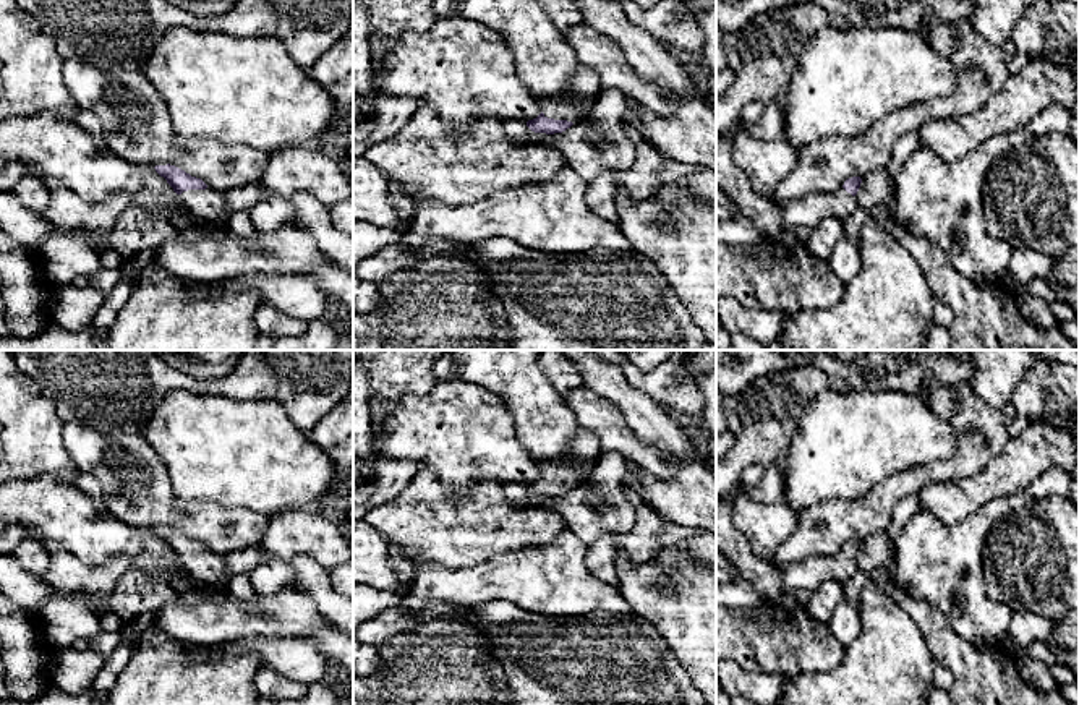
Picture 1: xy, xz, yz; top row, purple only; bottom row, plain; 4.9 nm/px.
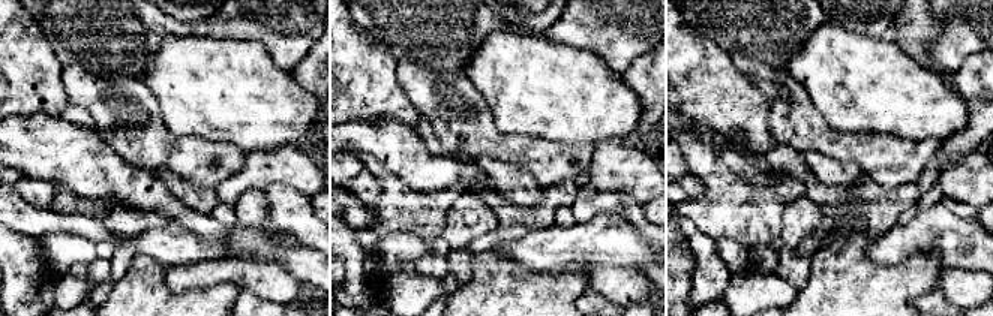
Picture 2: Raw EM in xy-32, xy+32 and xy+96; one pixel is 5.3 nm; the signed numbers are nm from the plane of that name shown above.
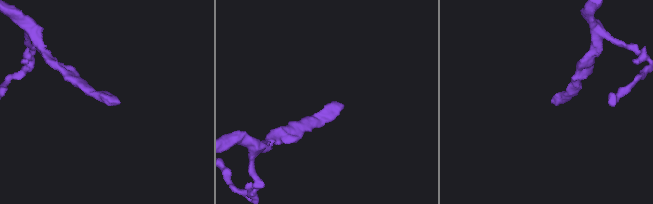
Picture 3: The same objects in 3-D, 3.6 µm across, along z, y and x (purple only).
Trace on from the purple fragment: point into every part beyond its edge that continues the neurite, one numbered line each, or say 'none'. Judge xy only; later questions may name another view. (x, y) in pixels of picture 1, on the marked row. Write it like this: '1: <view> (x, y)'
1: xy (208, 205)

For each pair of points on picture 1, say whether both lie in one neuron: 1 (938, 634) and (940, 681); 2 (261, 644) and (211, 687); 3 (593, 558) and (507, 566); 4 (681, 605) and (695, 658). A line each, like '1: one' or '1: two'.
1: two
2: two
3: two
4: one

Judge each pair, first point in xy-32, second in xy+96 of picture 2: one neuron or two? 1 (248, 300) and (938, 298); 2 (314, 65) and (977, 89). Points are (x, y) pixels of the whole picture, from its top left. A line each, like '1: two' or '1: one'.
1: one
2: one

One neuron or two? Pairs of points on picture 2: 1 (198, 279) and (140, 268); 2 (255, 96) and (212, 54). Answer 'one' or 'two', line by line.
1: two
2: one

